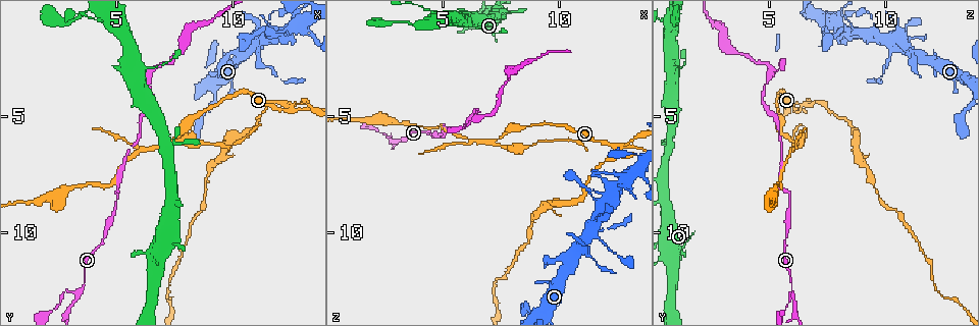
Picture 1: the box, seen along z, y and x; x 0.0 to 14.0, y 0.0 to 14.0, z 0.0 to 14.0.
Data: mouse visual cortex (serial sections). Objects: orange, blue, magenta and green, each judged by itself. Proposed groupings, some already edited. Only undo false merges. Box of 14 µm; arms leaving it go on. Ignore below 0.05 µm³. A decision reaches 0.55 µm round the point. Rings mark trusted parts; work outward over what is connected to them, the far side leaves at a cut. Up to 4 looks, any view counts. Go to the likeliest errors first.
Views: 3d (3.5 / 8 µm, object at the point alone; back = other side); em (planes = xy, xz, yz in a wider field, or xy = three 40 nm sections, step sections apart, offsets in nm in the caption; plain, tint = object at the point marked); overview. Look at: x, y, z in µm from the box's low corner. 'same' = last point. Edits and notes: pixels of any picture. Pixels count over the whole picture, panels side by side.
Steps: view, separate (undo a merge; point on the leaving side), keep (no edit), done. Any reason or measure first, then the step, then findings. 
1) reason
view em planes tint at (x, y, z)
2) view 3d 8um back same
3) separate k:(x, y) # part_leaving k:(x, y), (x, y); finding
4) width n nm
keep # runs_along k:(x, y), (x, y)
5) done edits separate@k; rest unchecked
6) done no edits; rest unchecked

sharp bend
view 3d 3.5um at (12.5, 4.7, 6.3)

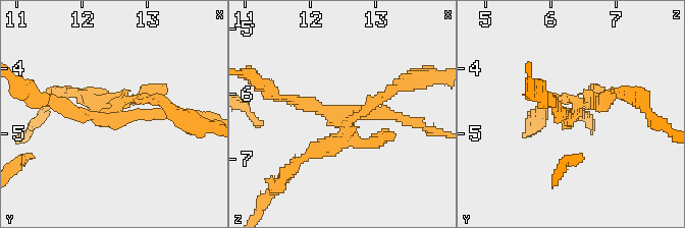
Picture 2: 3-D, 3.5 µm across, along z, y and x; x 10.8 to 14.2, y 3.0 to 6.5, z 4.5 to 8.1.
view em xy step 5 tint at (12.50, 4.70, 6.40)

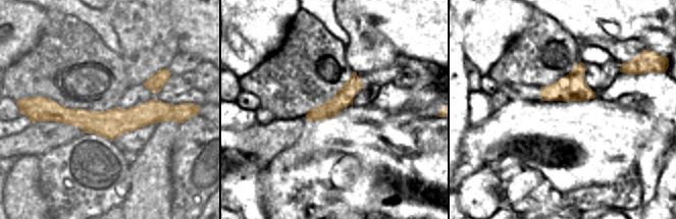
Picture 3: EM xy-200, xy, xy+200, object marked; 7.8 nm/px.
separate 2:(601, 97) # part_leaving 2:(581, 106), (612, 94), (643, 103); two cells meet here

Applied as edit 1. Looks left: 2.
abrupt turn
view 3d 3.5um at (7.3, 6.1, 6.1)

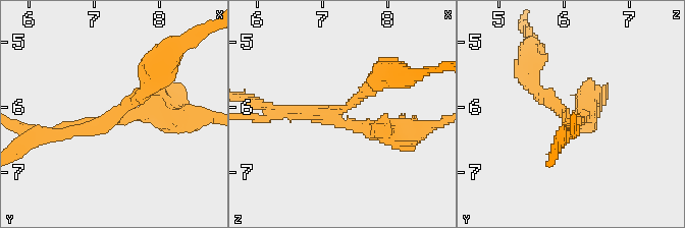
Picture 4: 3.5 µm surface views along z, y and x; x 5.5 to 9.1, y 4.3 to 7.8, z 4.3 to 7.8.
shape alone is not enough
view em planes tint at (7.25, 6.20, 6.10)

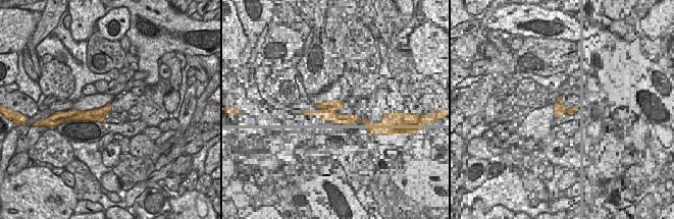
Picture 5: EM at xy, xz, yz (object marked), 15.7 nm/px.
separate 4:(150, 114) # border 5:(102, 107), (106, 116); two cells meet here

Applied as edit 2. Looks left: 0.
done edits separate@2, separate@4; rest unchecked

